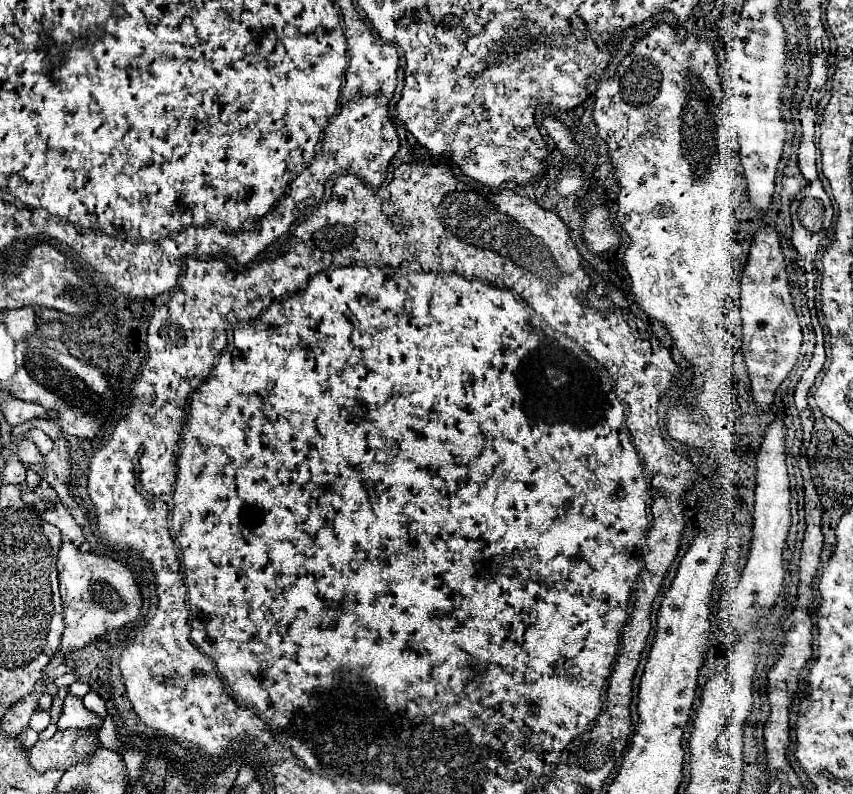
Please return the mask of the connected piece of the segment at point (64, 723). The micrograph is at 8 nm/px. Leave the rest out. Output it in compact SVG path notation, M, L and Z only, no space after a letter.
M67 695L63 703L63 713L59 717L59 729L89 729L89 727L101 727L103 717L89 711L83 701L75 695Z

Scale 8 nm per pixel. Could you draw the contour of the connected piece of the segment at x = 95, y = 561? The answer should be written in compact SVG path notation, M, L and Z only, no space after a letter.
M63 543L59 551L59 591L63 599L63 635L71 635L71 647L81 649L103 633L125 627L141 613L141 591L131 569L107 555L81 553L73 543Z

